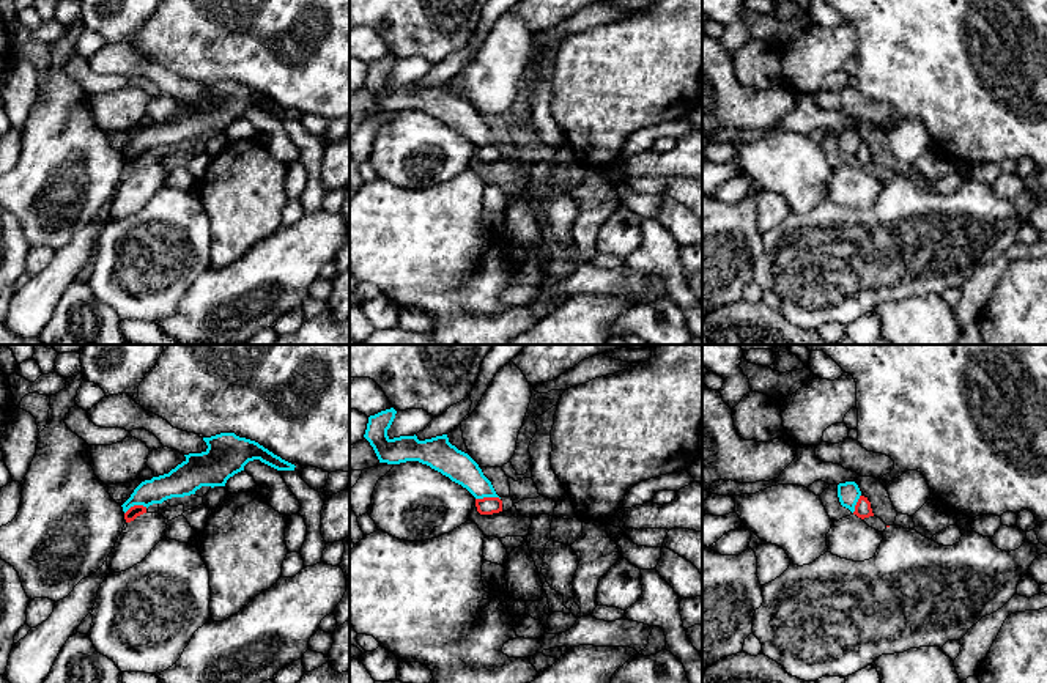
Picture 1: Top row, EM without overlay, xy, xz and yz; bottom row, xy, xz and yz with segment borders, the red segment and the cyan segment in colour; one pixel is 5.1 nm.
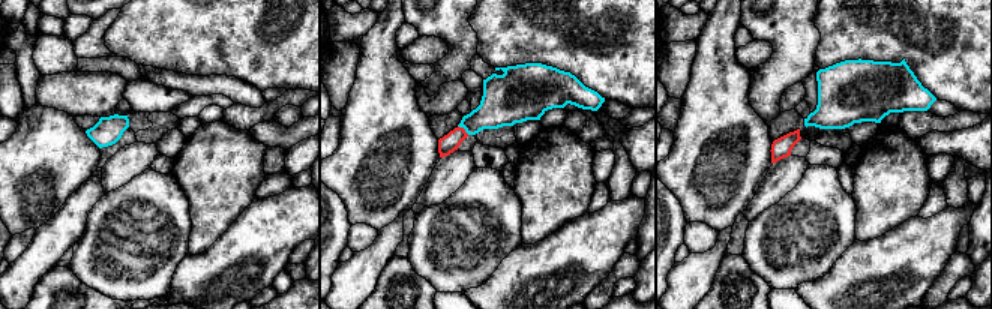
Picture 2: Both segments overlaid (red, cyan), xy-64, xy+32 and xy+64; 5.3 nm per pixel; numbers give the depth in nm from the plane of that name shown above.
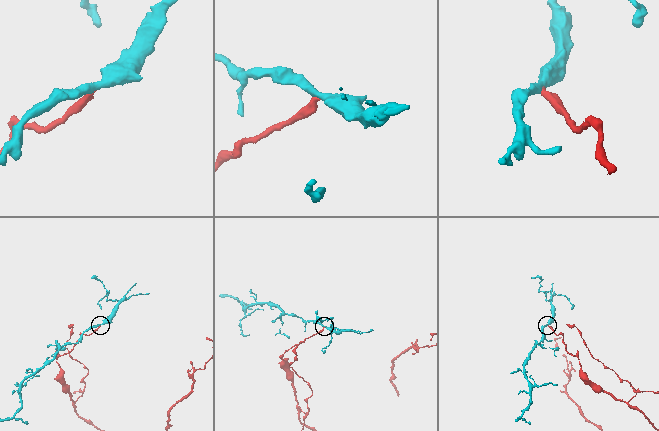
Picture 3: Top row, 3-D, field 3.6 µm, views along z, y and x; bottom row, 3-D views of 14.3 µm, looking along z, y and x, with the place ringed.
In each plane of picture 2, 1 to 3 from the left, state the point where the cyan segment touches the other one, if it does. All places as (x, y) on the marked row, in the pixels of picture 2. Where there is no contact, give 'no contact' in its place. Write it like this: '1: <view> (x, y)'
1: no contact
2: xy+32 (464, 129)
3: no contact

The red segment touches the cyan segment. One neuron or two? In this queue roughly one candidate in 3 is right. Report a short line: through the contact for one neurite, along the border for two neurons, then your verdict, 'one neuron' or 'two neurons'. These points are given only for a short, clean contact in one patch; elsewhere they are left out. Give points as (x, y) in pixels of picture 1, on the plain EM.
line xz (499, 145), (476, 147); two neurons

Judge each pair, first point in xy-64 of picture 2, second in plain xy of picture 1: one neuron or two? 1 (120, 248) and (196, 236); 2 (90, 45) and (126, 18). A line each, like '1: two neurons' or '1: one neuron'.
1: one neuron
2: two neurons

